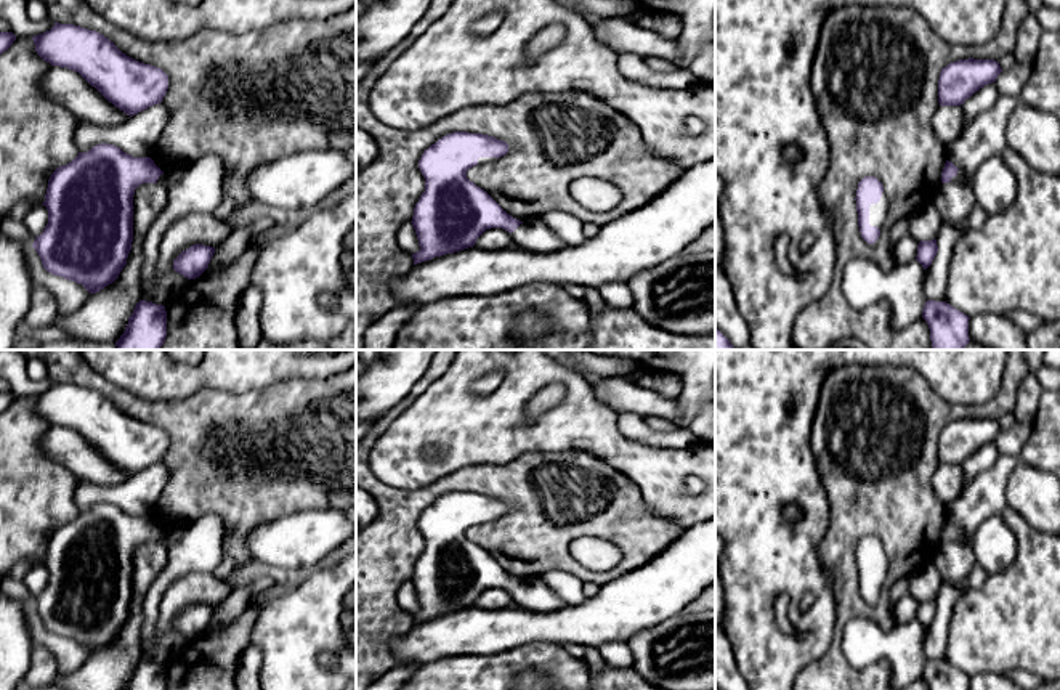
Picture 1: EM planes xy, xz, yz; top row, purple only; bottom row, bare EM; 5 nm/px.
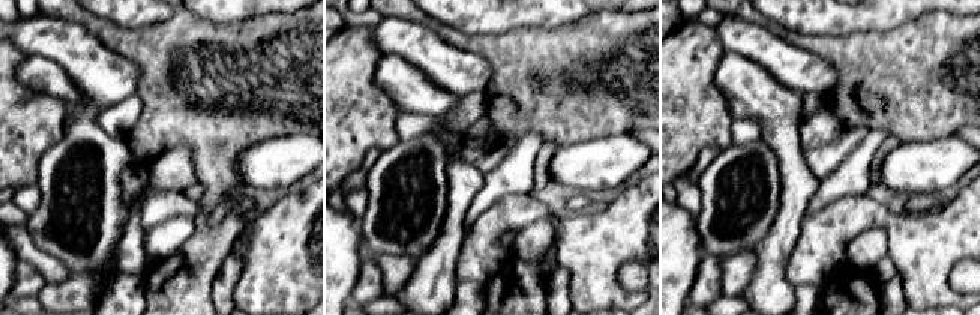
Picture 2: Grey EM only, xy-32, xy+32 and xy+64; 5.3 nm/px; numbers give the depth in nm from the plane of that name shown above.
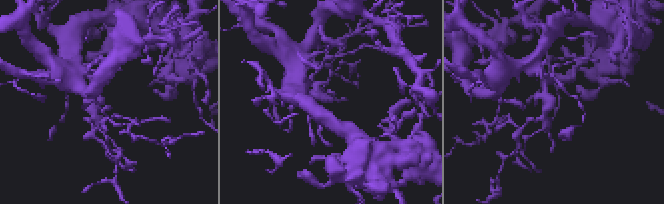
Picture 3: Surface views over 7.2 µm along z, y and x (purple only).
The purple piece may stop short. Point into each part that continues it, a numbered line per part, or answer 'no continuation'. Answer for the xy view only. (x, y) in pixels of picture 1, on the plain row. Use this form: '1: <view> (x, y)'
1: xy (172, 536)

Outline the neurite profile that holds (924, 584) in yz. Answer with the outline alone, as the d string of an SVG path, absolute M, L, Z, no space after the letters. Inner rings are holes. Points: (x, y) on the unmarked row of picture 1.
M933 563L925 565L922 570L908 578L908 592L919 602L937 599L940 587L940 573Z

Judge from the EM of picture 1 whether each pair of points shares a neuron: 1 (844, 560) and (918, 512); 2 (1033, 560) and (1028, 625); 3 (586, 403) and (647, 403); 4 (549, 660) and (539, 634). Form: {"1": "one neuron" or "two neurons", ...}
{"1": "one neuron", "2": "one neuron", "3": "two neurons", "4": "two neurons"}

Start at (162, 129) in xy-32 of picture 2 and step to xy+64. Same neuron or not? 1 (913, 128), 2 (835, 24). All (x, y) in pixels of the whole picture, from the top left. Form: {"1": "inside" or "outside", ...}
{"1": "inside", "2": "outside"}

